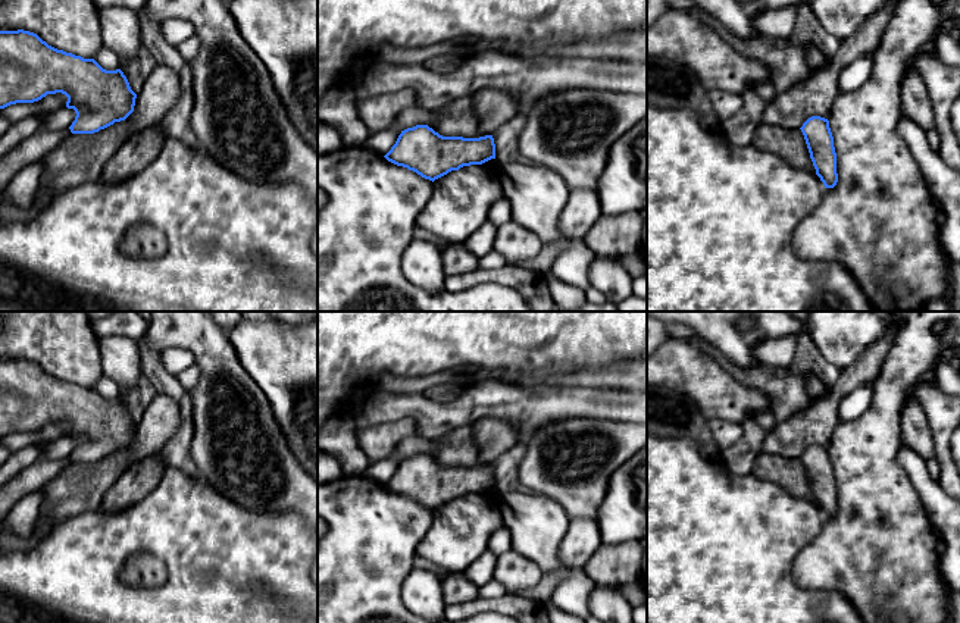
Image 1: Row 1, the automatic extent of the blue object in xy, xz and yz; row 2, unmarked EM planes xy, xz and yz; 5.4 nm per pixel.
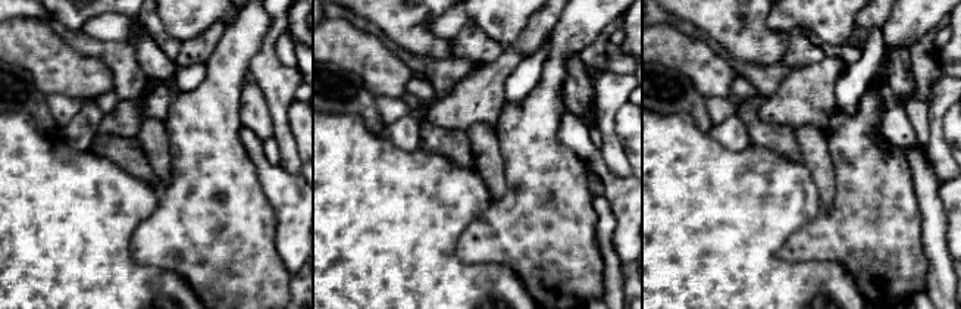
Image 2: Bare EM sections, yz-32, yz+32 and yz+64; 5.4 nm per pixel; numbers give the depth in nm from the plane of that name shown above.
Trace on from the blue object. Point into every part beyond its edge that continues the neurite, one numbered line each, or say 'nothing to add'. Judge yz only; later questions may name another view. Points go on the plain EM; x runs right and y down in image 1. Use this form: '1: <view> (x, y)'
1: yz (790, 473)

